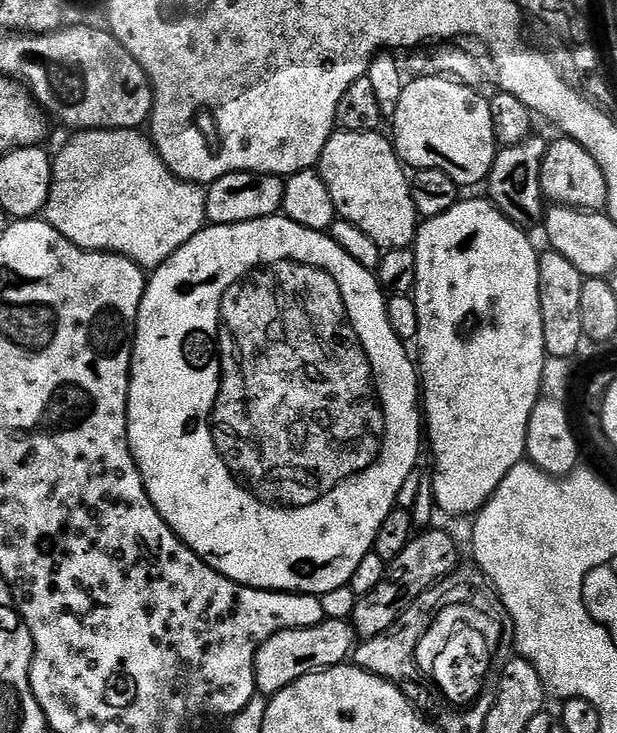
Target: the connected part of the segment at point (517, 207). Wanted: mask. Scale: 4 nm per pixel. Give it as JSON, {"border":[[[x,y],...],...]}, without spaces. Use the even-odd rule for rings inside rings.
{"border":[[[533,135],[521,144],[509,144],[496,153],[496,161],[486,181],[487,199],[517,227],[532,230],[546,215],[546,200],[540,191],[540,162],[548,152],[549,141]]]}

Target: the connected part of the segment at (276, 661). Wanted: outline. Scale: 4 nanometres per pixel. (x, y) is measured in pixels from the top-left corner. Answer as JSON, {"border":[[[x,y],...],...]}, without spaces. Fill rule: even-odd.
{"border":[[[325,619],[313,628],[291,628],[270,637],[256,652],[252,669],[256,675],[256,691],[271,698],[298,678],[323,668],[336,668],[353,655],[358,637],[349,621]]]}

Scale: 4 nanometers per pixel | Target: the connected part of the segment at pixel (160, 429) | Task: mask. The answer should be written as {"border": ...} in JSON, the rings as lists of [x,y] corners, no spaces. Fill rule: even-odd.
{"border":[[[283,214],[237,224],[208,224],[147,277],[144,297],[136,319],[136,335],[132,337],[132,369],[128,375],[128,445],[136,468],[140,471],[140,477],[144,480],[144,488],[148,491],[150,502],[158,510],[160,517],[189,550],[198,554],[198,558],[202,558],[202,562],[209,564],[218,574],[230,578],[236,584],[245,584],[248,588],[263,588],[266,592],[305,592],[308,596],[322,597],[328,591],[351,585],[354,570],[358,570],[362,558],[366,558],[366,554],[373,551],[382,522],[385,522],[397,507],[396,499],[399,498],[400,491],[407,486],[408,479],[420,460],[420,444],[422,448],[422,389],[418,368],[413,357],[411,360],[404,349],[407,348],[405,341],[400,340],[394,330],[390,330],[387,305],[380,282],[374,278],[373,269],[358,266],[358,262],[354,262],[354,258],[350,258],[350,254],[346,254],[346,250],[342,250],[342,246],[338,246],[338,242],[334,242],[331,235],[315,232],[306,226],[298,226],[298,222]]]}

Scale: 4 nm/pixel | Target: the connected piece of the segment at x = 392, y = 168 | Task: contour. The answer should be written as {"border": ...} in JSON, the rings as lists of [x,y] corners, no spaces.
{"border":[[[333,131],[320,155],[318,171],[326,182],[326,190],[330,190],[330,198],[334,202],[339,219],[348,220],[354,226],[358,226],[358,230],[362,230],[362,234],[366,234],[382,250],[412,248],[418,217],[414,202],[410,198],[410,176],[400,157],[396,155],[391,139],[387,135],[380,135],[379,131]]]}

